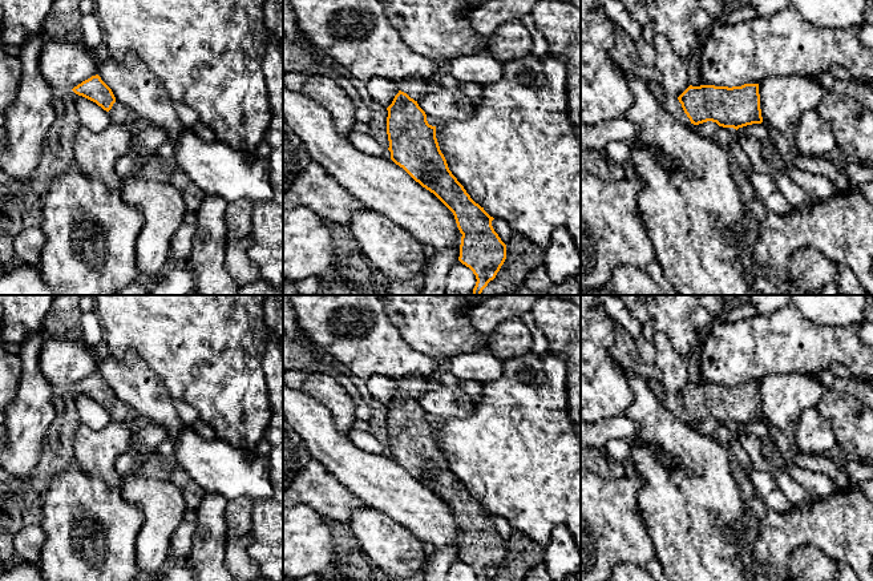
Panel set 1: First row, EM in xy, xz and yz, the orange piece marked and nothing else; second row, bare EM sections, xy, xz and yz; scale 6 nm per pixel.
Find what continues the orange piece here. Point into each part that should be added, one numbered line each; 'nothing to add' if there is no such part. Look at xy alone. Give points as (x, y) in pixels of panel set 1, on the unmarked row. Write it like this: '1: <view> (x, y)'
1: xy (120, 411)

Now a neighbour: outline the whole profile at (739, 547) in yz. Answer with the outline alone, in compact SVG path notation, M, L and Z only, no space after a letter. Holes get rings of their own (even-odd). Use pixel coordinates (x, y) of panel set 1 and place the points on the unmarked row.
M625 370L625 376L634 396L625 415L639 427L639 435L631 439L634 445L629 457L636 471L635 476L643 483L638 495L639 515L667 578L670 581L779 581L764 569L755 568L749 561L752 530L747 525L752 519L733 479L729 451L712 436L699 433L678 419L655 396L642 376L629 370ZM660 451L671 457L670 468L660 464Z

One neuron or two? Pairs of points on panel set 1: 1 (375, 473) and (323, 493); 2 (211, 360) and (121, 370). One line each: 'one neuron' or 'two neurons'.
1: two neurons
2: two neurons

